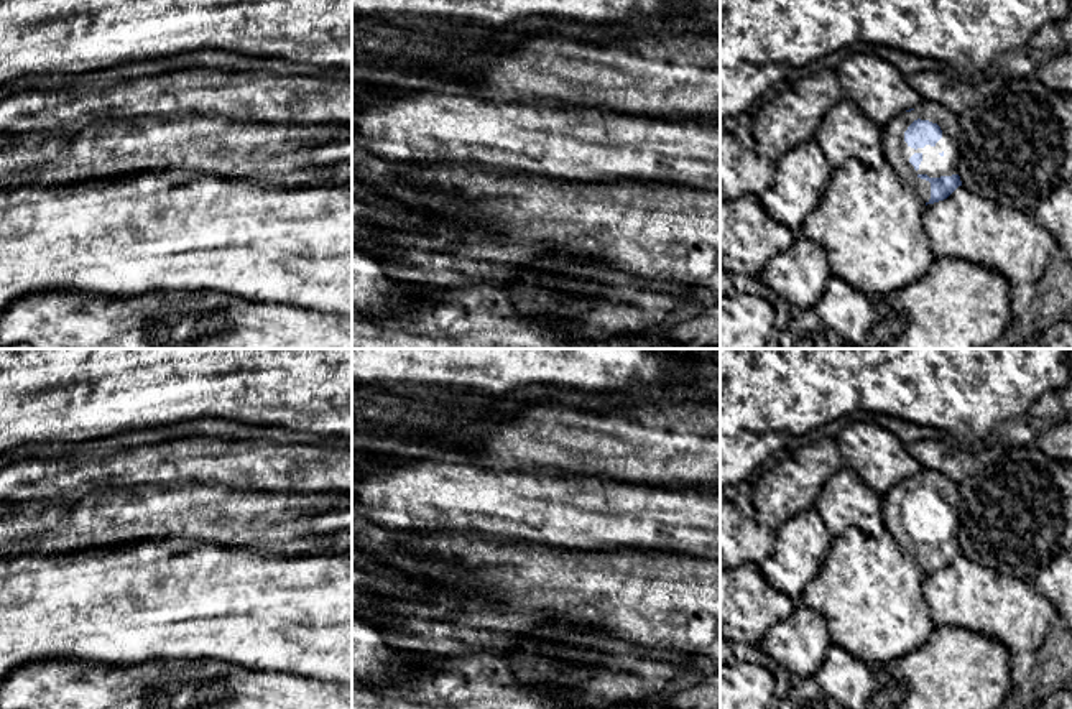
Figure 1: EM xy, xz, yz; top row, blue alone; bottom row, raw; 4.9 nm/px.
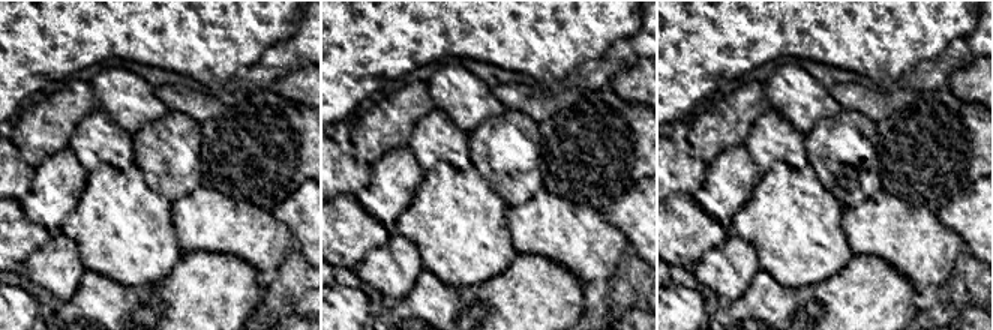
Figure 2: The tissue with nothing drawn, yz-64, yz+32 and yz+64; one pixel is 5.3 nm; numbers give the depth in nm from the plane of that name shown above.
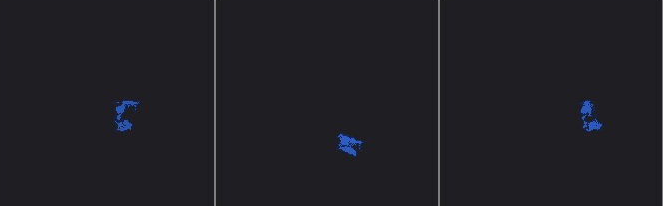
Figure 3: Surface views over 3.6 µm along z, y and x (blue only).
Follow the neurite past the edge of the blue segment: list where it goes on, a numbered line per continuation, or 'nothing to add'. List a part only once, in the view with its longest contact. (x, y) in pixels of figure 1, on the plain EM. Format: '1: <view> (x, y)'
1: yz (896, 520)

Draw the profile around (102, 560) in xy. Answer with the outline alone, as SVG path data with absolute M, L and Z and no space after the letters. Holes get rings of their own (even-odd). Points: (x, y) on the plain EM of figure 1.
M143 540L132 544L74 553L26 553L0 558L0 684L10 673L28 663L94 663L109 668L143 665L156 660L186 663L217 660L261 673L289 673L352 686L352 554L263 554L252 546L196 544L173 551L164 540Z

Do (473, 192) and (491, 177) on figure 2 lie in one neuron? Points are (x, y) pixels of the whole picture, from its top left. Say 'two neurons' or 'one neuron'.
two neurons

